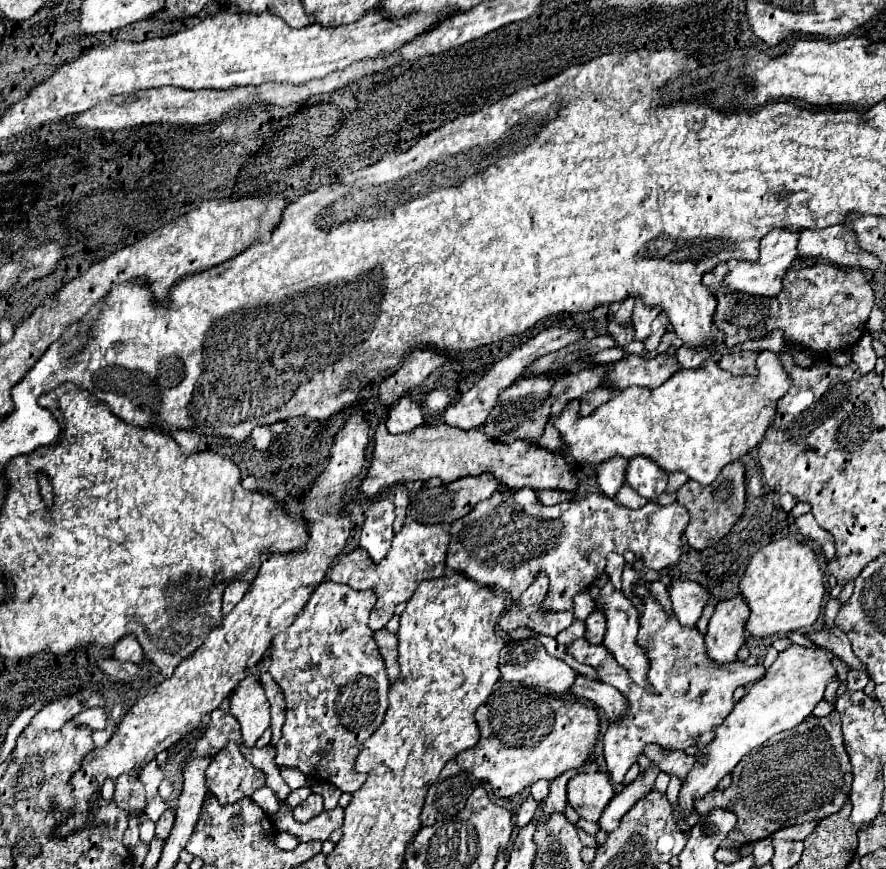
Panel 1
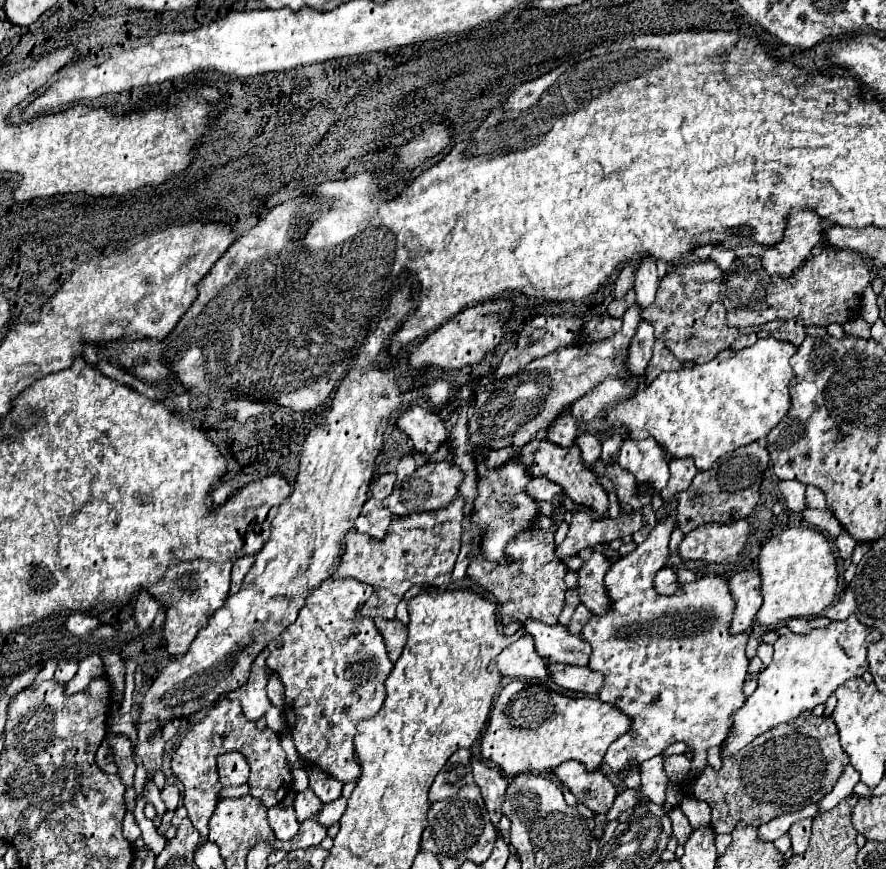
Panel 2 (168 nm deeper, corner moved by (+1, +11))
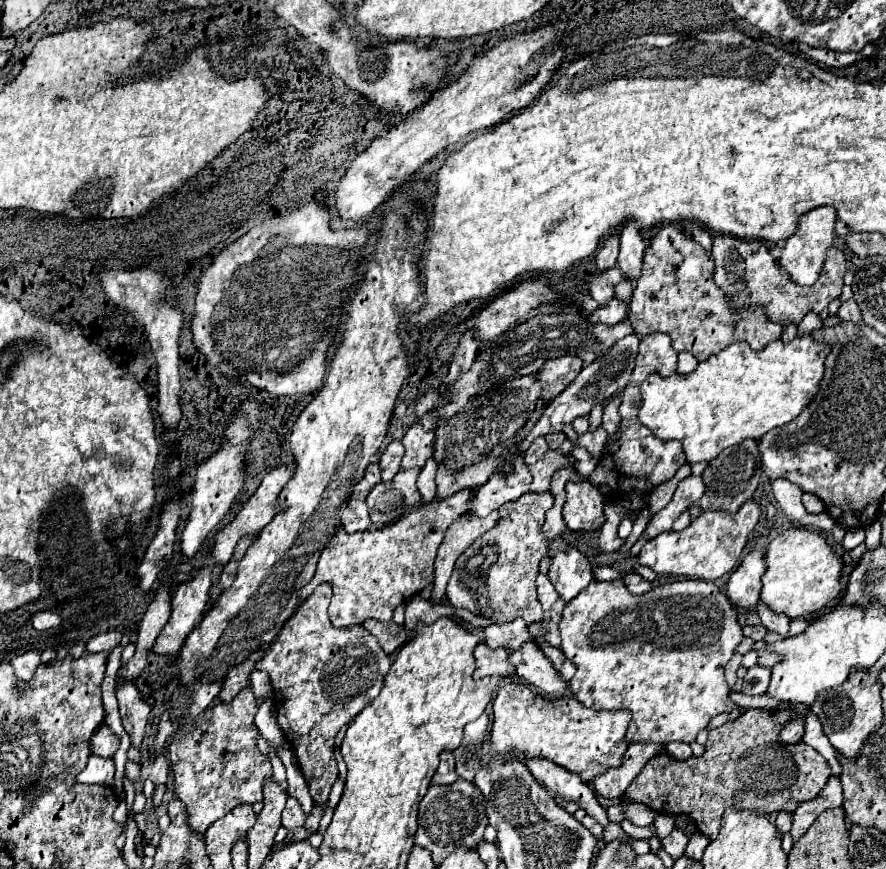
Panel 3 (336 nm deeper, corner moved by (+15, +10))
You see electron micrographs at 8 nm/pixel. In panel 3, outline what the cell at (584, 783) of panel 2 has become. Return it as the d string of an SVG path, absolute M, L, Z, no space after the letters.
M524 758L524 764L532 772L532 776L554 796L560 800L578 802L592 818L596 818L604 828L610 824L606 810L598 804L594 790L584 784L576 774L564 770L562 766L548 762L544 758Z

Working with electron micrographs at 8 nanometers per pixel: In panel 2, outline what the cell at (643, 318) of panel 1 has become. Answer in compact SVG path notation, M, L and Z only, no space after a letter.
M642 259L638 269L636 269L636 281L634 281L634 291L636 291L636 305L638 307L648 307L654 303L658 289L658 275L656 275L656 263L650 259Z

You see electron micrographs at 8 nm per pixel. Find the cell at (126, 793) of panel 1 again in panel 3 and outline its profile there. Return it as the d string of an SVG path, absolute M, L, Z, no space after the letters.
M102 724L98 728L98 732L90 738L92 754L102 756L102 758L112 758L116 754L118 746L120 746L120 738L106 724Z

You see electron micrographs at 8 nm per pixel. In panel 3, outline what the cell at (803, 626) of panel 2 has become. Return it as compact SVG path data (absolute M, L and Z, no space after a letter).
M758 602L756 610L758 610L758 616L760 616L760 620L762 620L762 626L766 626L768 630L778 632L778 634L782 634L782 636L786 634L788 624L790 624L790 618L788 618L786 614L776 614L776 612L768 610L768 606L766 606L764 602Z

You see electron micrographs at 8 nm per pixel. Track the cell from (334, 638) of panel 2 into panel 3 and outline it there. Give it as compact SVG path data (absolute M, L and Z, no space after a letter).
M320 584L284 624L270 652L256 664L258 670L270 674L278 724L294 748L316 806L328 802L330 788L338 778L334 758L334 738L338 730L380 694L384 676L390 670L388 654L384 654L376 638L368 634L364 626L332 626L326 614L331 597L331 584Z

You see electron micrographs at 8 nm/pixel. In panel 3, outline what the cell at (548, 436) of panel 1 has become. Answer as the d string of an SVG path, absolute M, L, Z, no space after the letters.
M538 436L538 438L530 444L530 448L524 452L526 464L528 464L528 466L530 466L530 464L534 464L534 462L536 462L536 460L540 460L548 450L550 450L550 448L548 448L548 442L544 440L544 436Z

